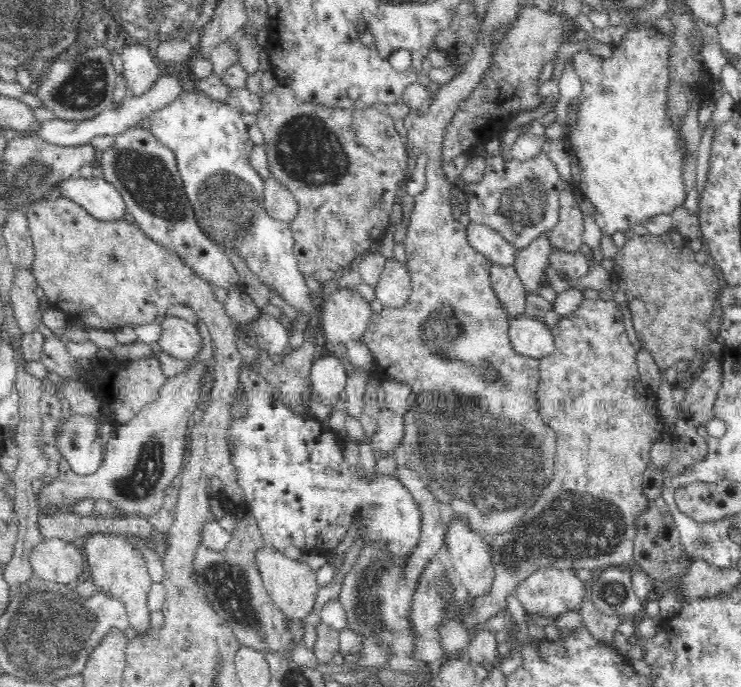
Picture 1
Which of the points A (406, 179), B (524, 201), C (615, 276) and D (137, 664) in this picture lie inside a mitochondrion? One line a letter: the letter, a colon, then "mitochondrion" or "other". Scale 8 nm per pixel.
A: other
B: mitochondrion
C: other
D: other

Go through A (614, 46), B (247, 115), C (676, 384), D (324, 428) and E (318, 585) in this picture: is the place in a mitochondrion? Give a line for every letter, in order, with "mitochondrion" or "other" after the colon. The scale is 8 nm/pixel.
A: other
B: other
C: other
D: other
E: other

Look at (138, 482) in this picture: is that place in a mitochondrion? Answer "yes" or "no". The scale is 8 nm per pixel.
yes

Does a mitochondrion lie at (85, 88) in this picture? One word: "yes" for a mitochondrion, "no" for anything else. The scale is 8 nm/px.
yes

